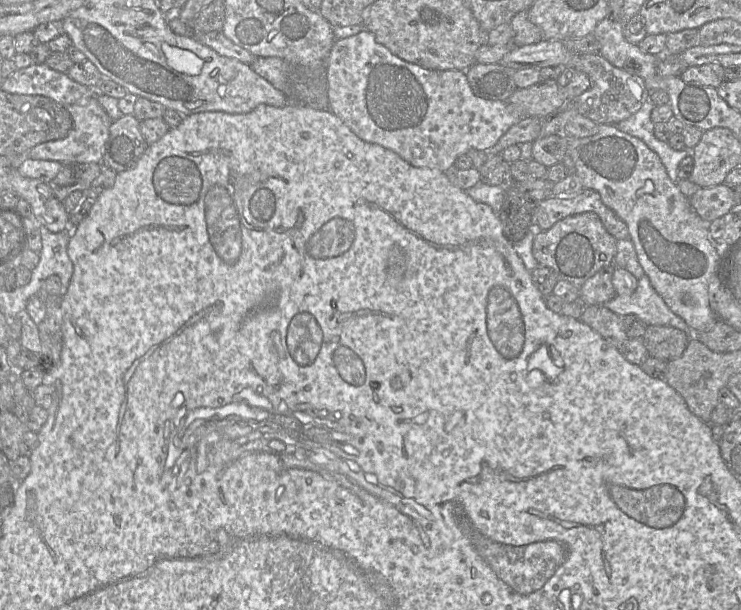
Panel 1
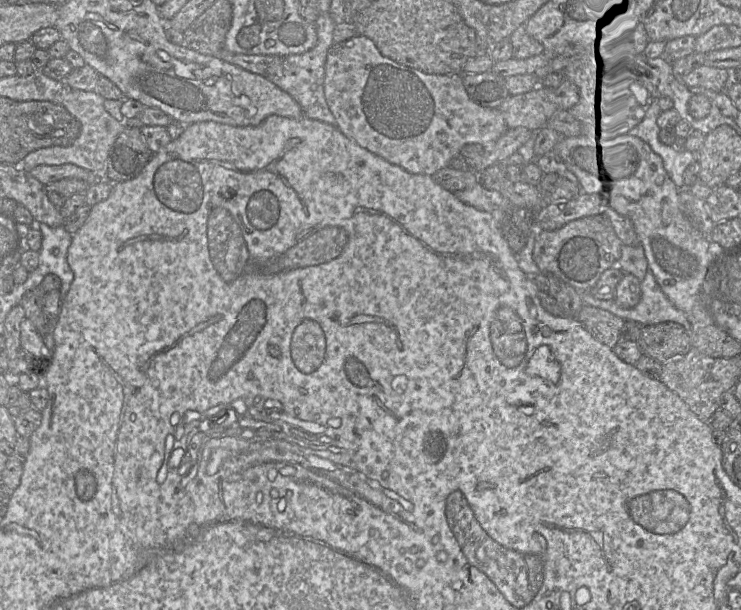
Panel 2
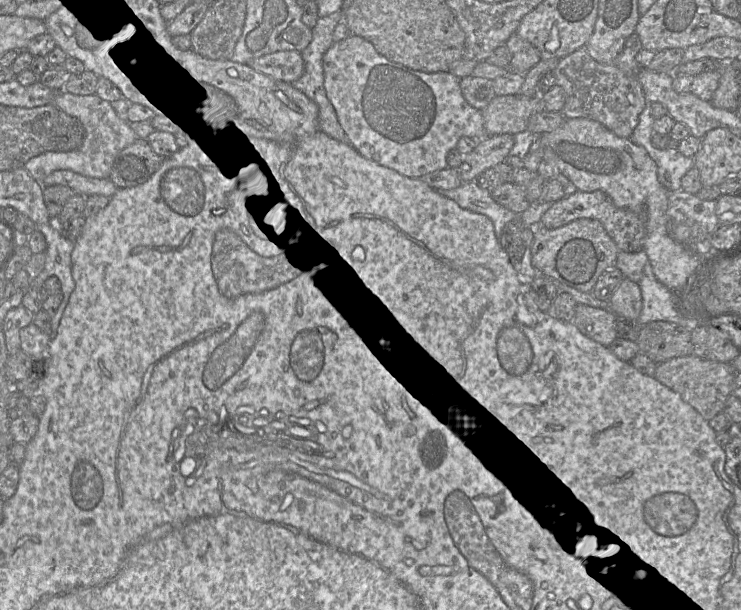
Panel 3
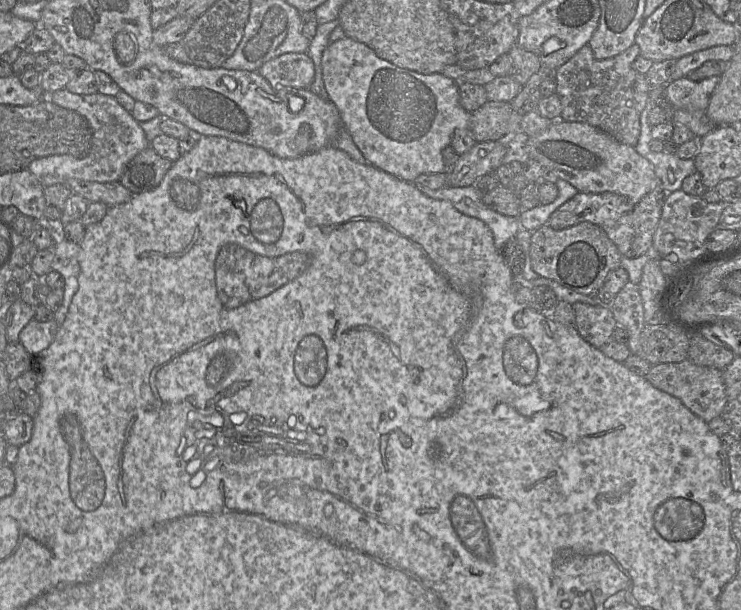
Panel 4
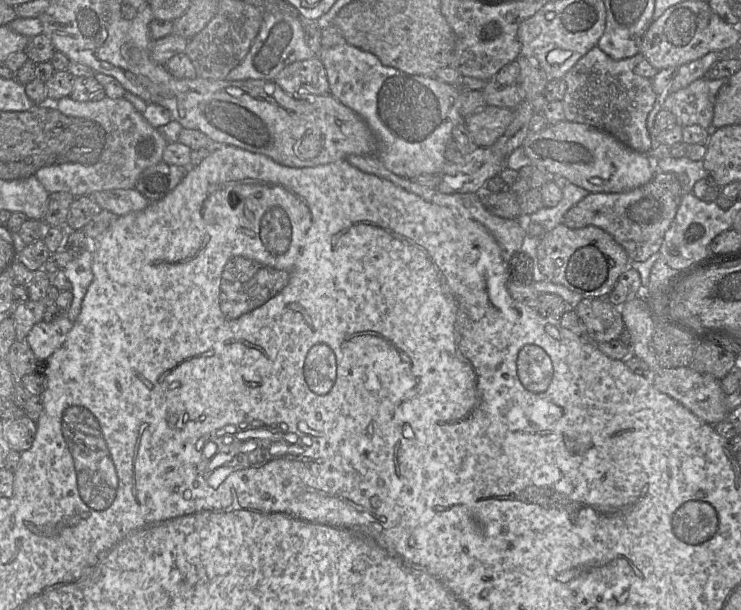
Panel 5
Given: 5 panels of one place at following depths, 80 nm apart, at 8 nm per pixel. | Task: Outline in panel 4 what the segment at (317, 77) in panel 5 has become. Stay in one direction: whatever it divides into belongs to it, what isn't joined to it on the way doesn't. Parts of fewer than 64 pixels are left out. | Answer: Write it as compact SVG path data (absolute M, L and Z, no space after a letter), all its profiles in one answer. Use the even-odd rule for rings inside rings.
M286 53L264 63L257 72L271 85L309 89L315 66L307 53Z

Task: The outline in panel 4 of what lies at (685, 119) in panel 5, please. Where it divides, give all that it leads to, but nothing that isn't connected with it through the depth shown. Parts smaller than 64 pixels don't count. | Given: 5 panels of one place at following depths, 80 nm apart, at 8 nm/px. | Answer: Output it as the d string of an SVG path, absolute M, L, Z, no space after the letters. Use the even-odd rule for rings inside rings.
M720 76L695 81L687 77L673 80L664 89L664 98L672 108L706 111Z

